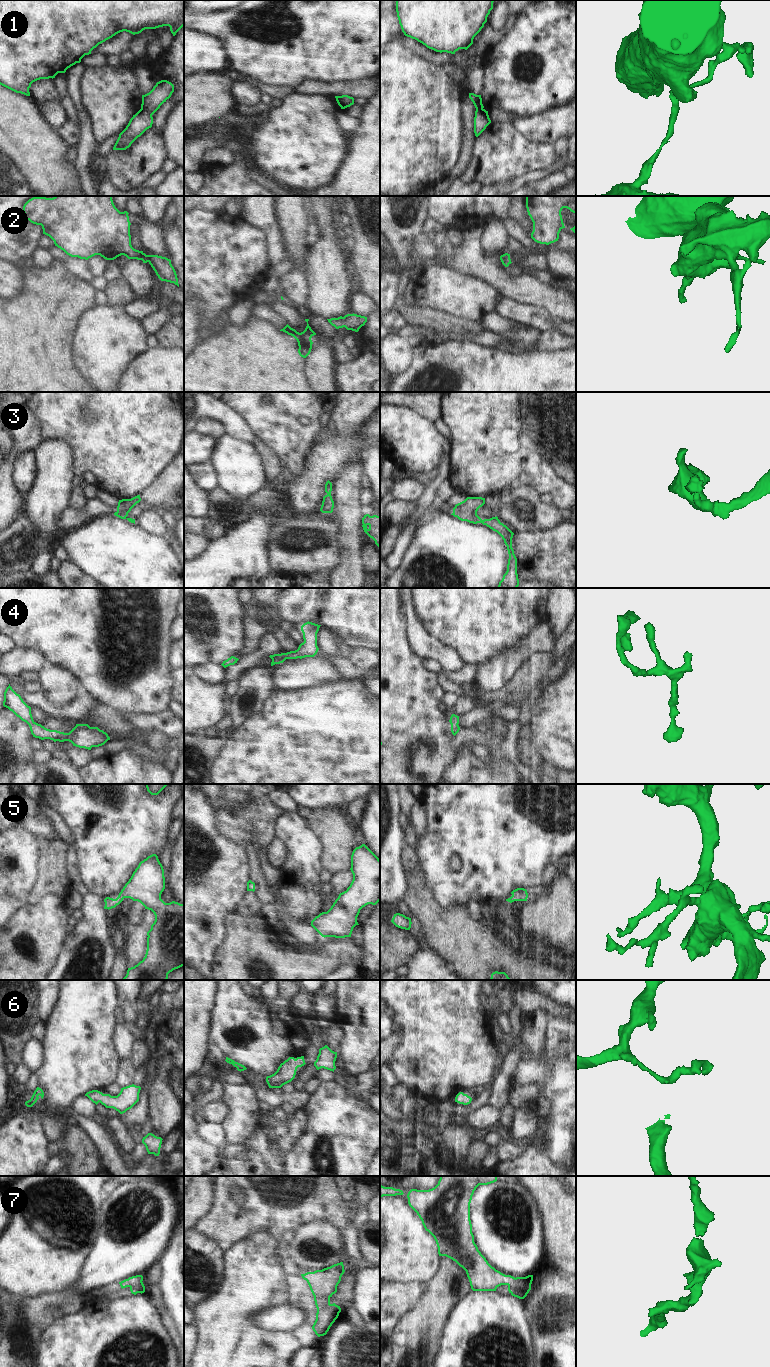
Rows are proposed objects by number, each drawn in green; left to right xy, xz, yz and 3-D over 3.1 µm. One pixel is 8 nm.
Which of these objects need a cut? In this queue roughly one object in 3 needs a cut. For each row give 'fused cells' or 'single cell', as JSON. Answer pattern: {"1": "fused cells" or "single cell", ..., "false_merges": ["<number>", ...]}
{"1": "fused cells", "2": "single cell", "3": "single cell", "4": "single cell", "5": "single cell", "6": "single cell", "7": "single cell", "false_merges": ["1"]}

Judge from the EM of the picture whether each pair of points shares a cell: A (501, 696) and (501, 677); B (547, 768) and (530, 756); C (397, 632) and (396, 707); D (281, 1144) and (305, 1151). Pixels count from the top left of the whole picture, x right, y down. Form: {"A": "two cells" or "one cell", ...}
{"A": "two cells", "B": "one cell", "C": "one cell", "D": "two cells"}

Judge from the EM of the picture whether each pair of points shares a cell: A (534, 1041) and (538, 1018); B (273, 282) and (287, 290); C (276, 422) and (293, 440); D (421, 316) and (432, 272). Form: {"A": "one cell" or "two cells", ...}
{"A": "one cell", "B": "two cells", "C": "one cell", "D": "two cells"}

